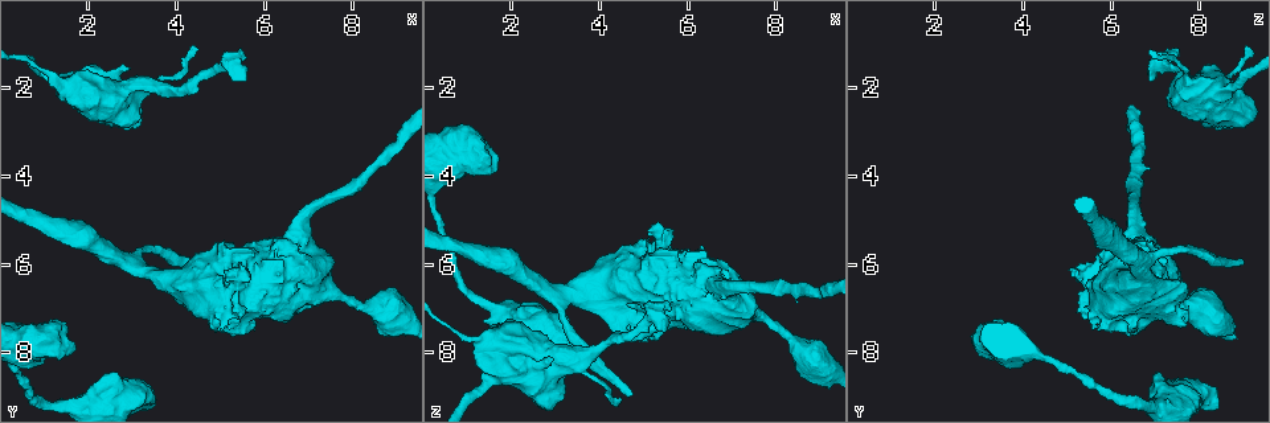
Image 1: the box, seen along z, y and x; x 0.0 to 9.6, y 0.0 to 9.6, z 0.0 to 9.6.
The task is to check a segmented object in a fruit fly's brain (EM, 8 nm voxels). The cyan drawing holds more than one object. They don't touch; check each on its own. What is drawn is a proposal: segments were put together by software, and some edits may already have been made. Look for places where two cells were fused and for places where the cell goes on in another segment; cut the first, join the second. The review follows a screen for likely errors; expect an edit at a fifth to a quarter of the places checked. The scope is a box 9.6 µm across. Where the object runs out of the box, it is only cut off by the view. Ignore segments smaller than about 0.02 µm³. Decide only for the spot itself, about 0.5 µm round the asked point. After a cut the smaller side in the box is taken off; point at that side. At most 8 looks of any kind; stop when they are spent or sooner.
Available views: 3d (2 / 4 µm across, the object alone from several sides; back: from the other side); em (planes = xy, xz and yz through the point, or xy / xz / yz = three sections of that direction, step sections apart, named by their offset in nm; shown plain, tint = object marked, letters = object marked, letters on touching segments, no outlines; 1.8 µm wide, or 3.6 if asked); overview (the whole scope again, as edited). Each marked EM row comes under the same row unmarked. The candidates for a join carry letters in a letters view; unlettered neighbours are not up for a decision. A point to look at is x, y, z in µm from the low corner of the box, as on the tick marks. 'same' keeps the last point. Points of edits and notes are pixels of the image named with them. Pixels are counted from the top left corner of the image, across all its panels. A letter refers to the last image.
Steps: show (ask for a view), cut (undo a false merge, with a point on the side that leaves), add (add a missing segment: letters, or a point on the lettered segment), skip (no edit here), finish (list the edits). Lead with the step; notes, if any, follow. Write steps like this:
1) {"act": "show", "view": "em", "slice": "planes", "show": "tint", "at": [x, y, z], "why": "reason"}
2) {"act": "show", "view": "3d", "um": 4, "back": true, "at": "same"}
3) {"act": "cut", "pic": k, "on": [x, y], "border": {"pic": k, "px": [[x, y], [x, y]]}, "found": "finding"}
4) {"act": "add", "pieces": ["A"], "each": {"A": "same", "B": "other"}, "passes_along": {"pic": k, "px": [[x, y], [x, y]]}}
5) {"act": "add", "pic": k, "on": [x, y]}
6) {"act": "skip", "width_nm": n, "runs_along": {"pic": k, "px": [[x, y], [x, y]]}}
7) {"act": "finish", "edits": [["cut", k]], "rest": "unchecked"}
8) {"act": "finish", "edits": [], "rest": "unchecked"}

{"act": "show", "view": "em", "slice": "planes", "show": "letters", "at": [5.55, 1.85, 6.85], "why": "an open end"}

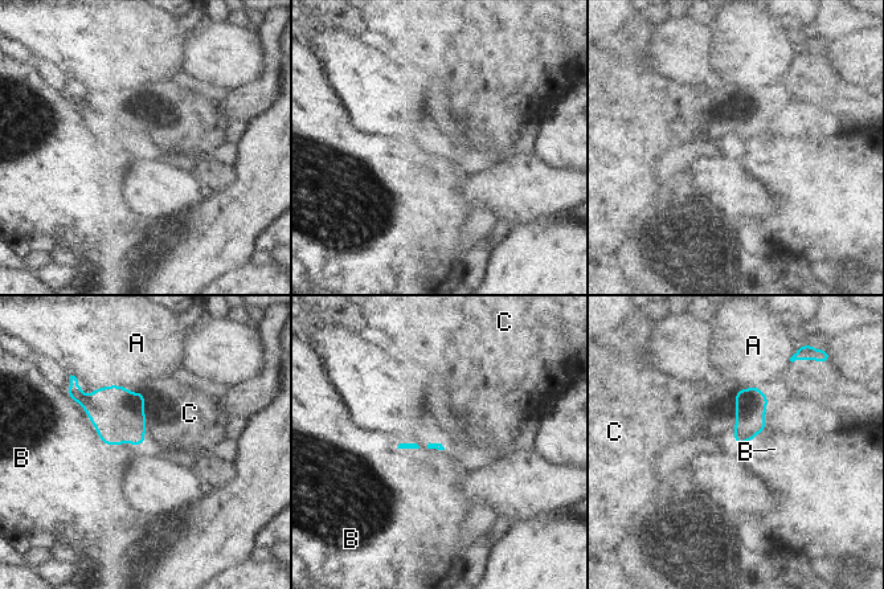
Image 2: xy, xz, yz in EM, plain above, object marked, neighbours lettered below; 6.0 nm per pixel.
{"act": "add", "pieces": ["C"], "each": {"A": "other", "B": "other", "C": "same"}, "passes_along": {"pic": 2, "px": [[751, 404], [736, 409], [695, 410]]}, "found": "the cell continues"}

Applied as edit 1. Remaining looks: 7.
{"act": "show", "view": "overview"}

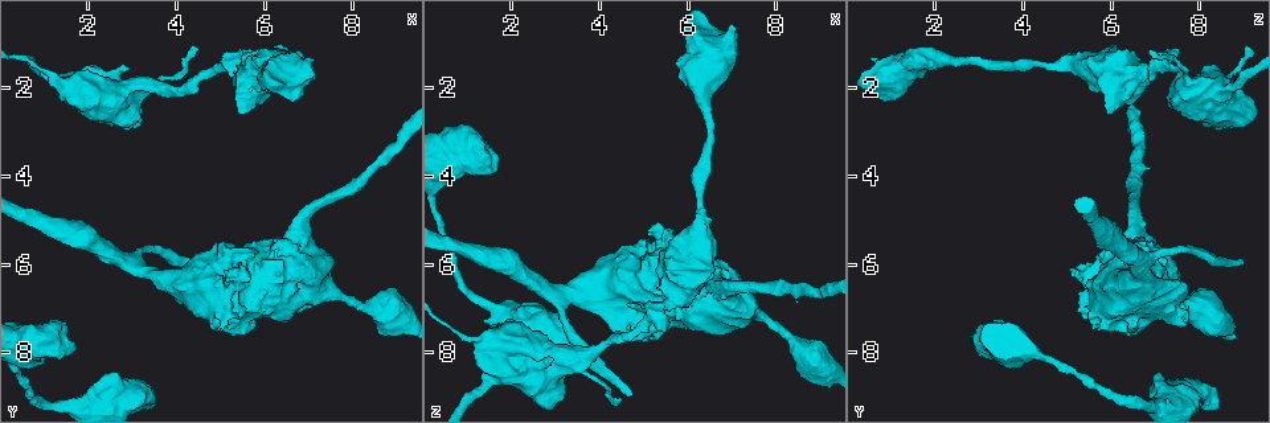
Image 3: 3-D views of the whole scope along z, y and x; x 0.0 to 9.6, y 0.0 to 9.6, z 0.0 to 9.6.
{"act": "show", "view": "em", "um": 3.6, "slice": "planes", "show": "tint", "at": [5.40, 7.15, 5.35], "why": "stops while still wide"}

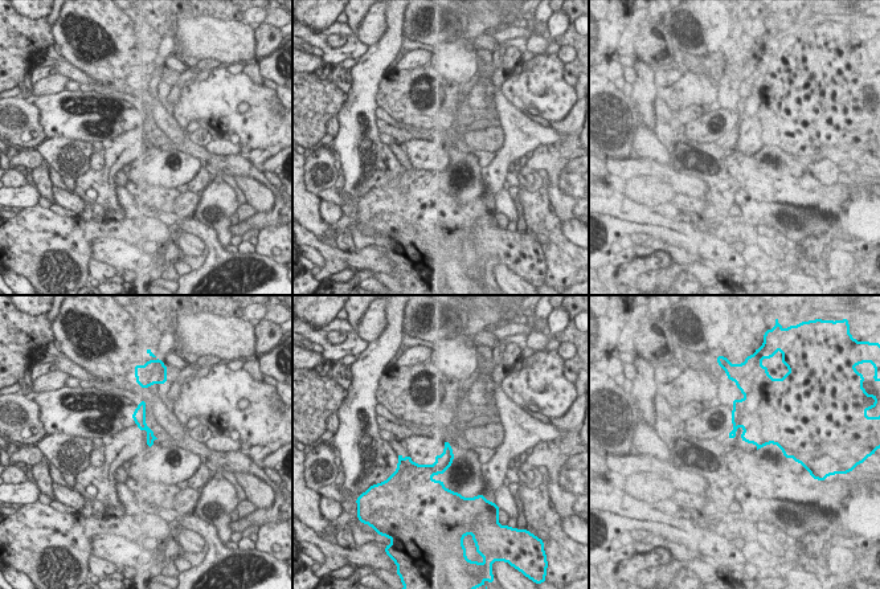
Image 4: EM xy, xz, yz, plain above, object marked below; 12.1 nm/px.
{"act": "show", "view": "em", "um": 3.6, "slice": "planes", "show": "letters", "at": "same", "why": "see the neighbours"}

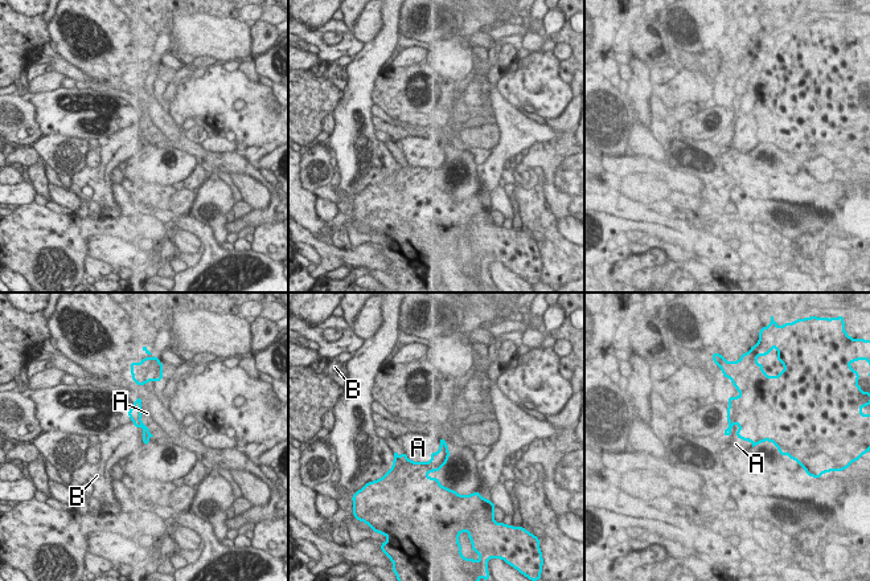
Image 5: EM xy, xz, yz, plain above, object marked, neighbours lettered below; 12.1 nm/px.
{"act": "skip", "each": {"A": "other", "B": "other"}, "border": {"pic": 5, "px": [[439, 437], [429, 461], [403, 451]]}, "found": "none of them fits"}

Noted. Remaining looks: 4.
{"act": "show", "view": "em", "slice": "xy", "step": 16, "show": "tint", "at": [4.70, 5.90, 9.00], "why": "an open end"}

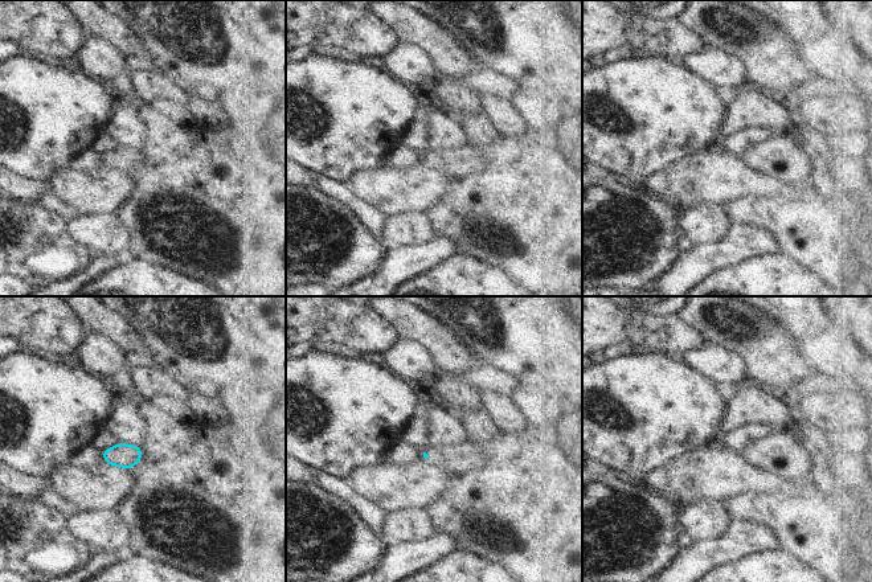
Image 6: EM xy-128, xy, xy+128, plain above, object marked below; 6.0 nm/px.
{"act": "show", "view": "em", "slice": "xy", "step": 16, "show": "letters", "at": "same"}

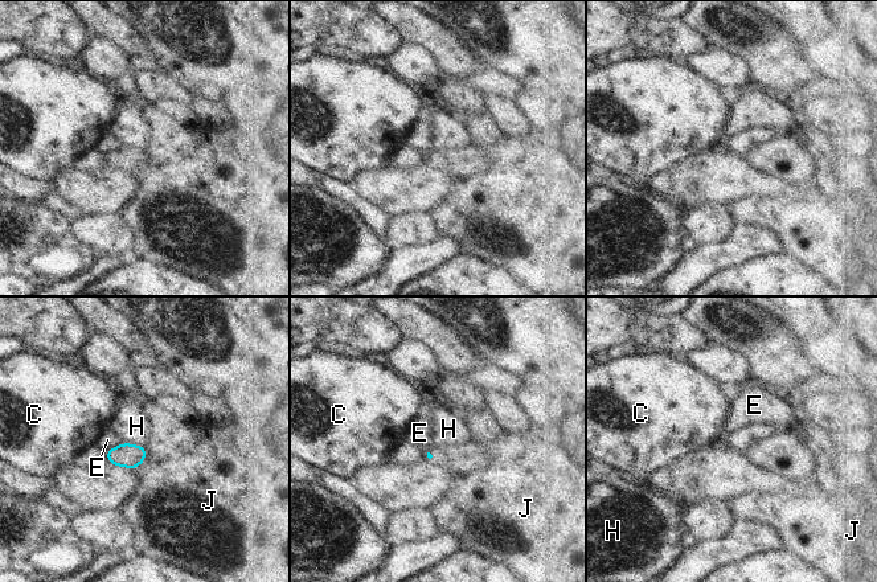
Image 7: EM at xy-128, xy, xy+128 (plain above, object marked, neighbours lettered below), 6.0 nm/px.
{"act": "skip", "each": {"C": "other", "E": "other", "H": "other", "J": "other"}, "found": "none of them fits"}

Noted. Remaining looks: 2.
{"act": "finish", "edits": [["add", 2]], "rest": "unchecked"}

